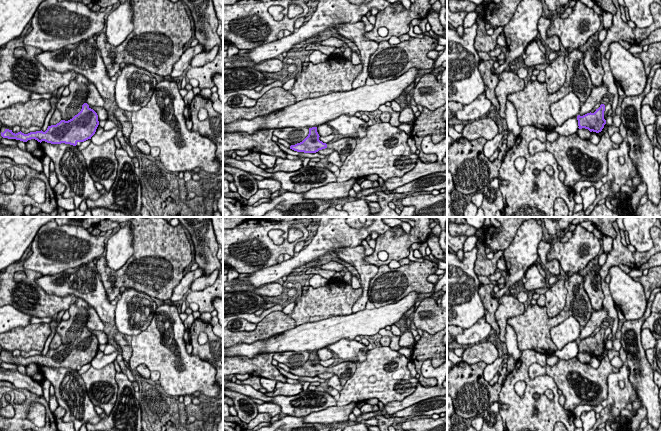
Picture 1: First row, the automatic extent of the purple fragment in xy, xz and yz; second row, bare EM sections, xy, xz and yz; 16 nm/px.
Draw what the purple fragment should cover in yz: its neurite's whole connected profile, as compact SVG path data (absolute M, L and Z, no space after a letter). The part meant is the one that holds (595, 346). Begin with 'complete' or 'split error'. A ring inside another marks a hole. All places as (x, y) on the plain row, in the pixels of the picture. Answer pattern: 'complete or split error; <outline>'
complete; M601 328L598 333L594 337L587 337L583 340L578 339L578 352L582 353L588 353L590 356L596 356L599 357L604 352L604 349L606 348L606 344L604 343L604 335L605 335L605 329Z

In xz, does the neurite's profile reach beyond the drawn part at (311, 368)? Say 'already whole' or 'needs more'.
needs more

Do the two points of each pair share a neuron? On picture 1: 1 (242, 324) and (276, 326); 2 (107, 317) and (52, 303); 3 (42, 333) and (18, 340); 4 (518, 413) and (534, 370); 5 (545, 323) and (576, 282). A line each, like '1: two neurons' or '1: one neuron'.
1: two neurons
2: two neurons
3: one neuron
4: two neurons
5: one neuron

